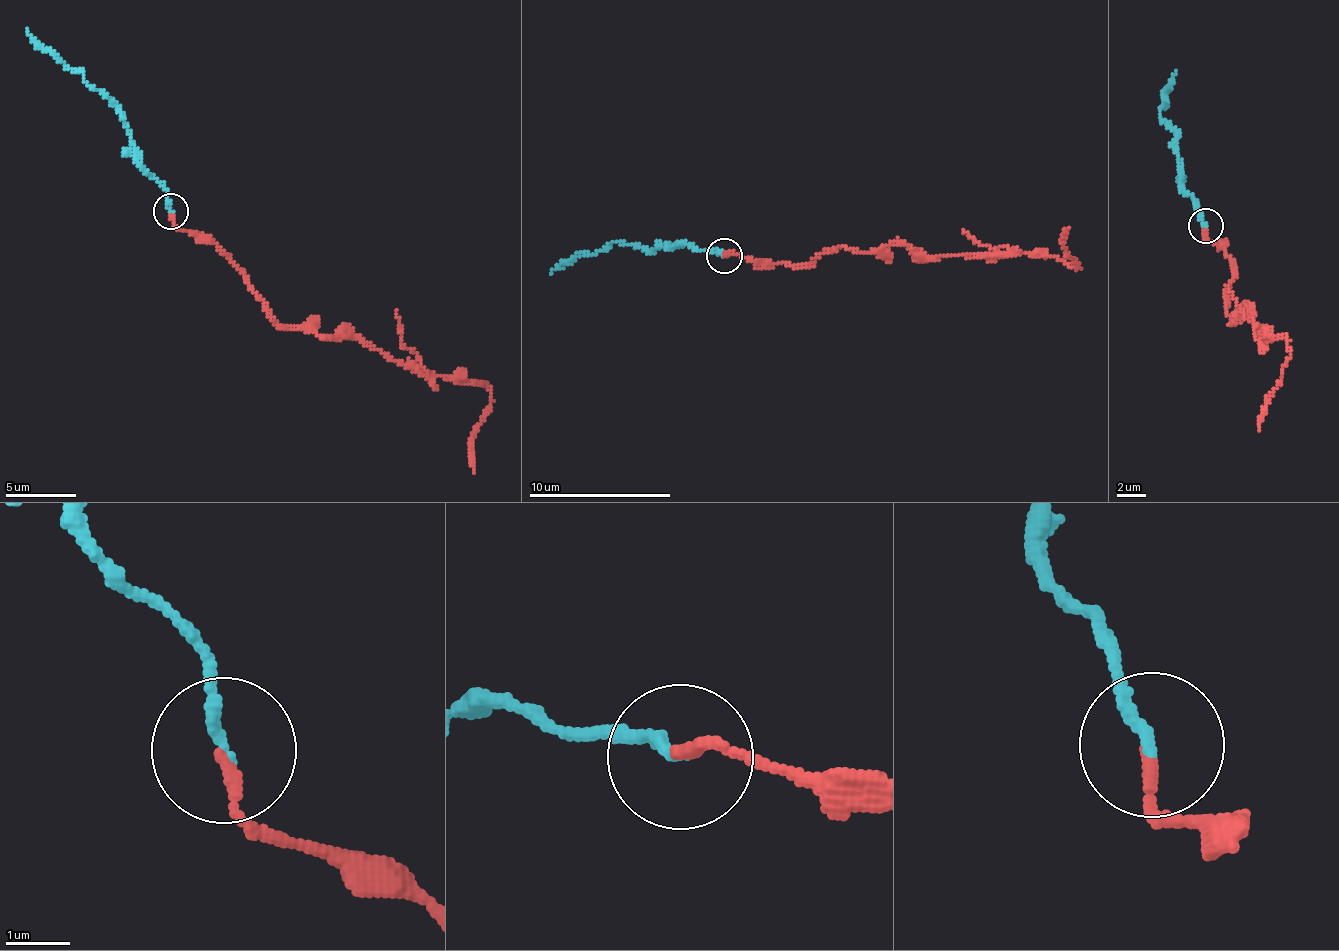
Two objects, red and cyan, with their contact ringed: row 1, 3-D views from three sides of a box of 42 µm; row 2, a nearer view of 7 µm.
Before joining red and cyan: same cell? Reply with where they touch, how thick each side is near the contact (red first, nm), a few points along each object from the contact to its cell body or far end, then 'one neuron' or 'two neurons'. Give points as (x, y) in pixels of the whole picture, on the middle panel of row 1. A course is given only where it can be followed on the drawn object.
(724, 255) | 180/180 nm | red via (723, 256), (790, 265), (893, 244), (1046, 253), (1078, 267), (1063, 243), (1069, 227) | cyan via (723, 256), (717, 252), (680, 245), (660, 248), (611, 243), (592, 255), (572, 257), (551, 274) | two neurons

